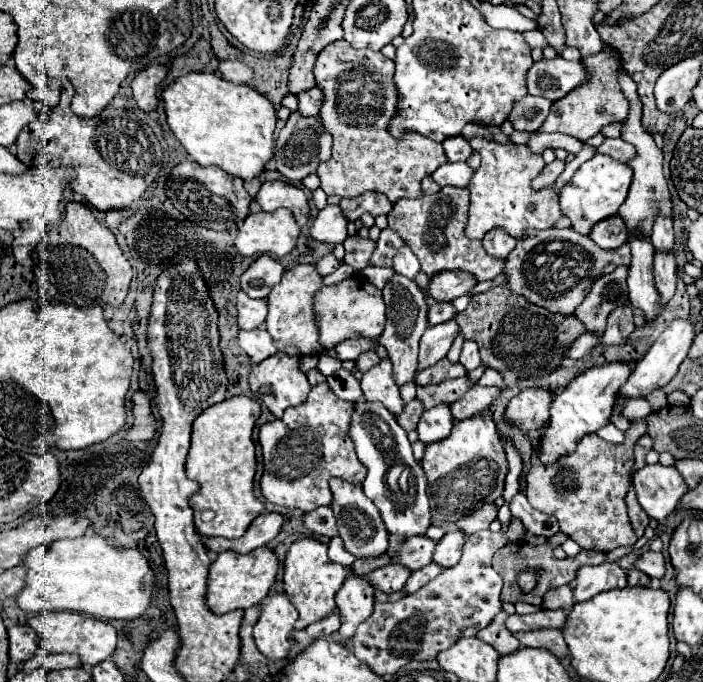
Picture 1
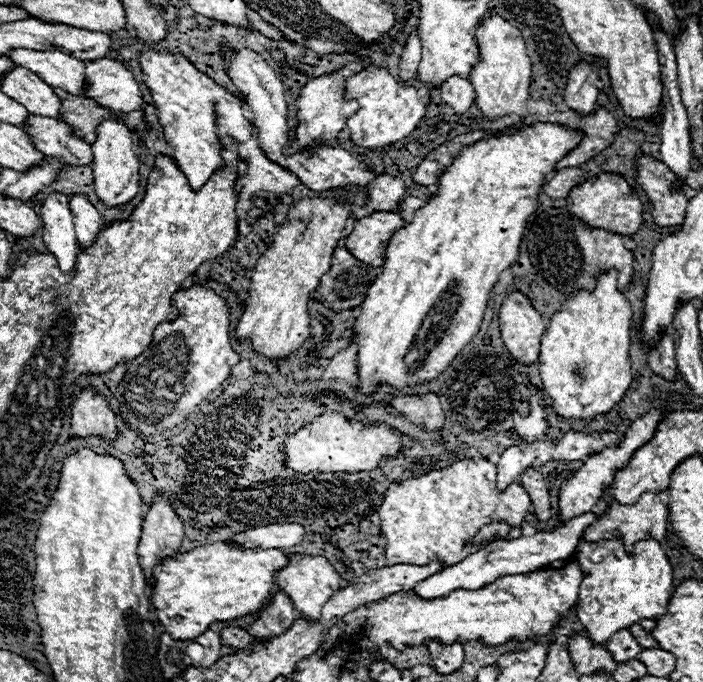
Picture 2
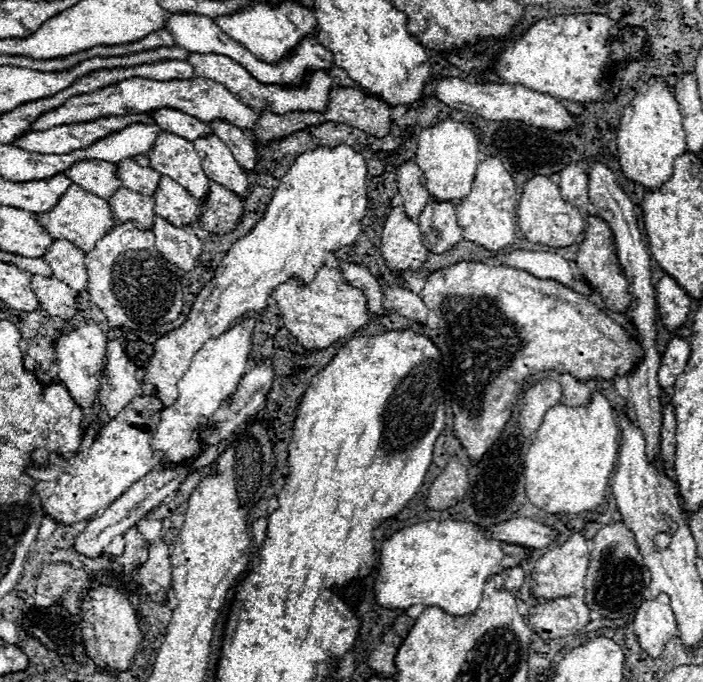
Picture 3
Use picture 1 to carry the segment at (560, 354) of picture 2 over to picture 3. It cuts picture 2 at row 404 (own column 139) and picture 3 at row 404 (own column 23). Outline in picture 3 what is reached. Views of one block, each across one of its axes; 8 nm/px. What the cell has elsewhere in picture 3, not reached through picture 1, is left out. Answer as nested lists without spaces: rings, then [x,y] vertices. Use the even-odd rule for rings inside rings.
[[[596,390],[592,396],[592,402],[584,408],[568,408],[564,404],[558,404],[556,408],[550,408],[544,416],[544,422],[540,424],[540,430],[536,432],[532,446],[524,460],[524,478],[526,478],[526,498],[536,508],[548,512],[548,514],[582,514],[596,510],[598,504],[602,504],[606,496],[608,478],[616,466],[618,458],[618,426],[614,422],[612,406],[610,402]]]

